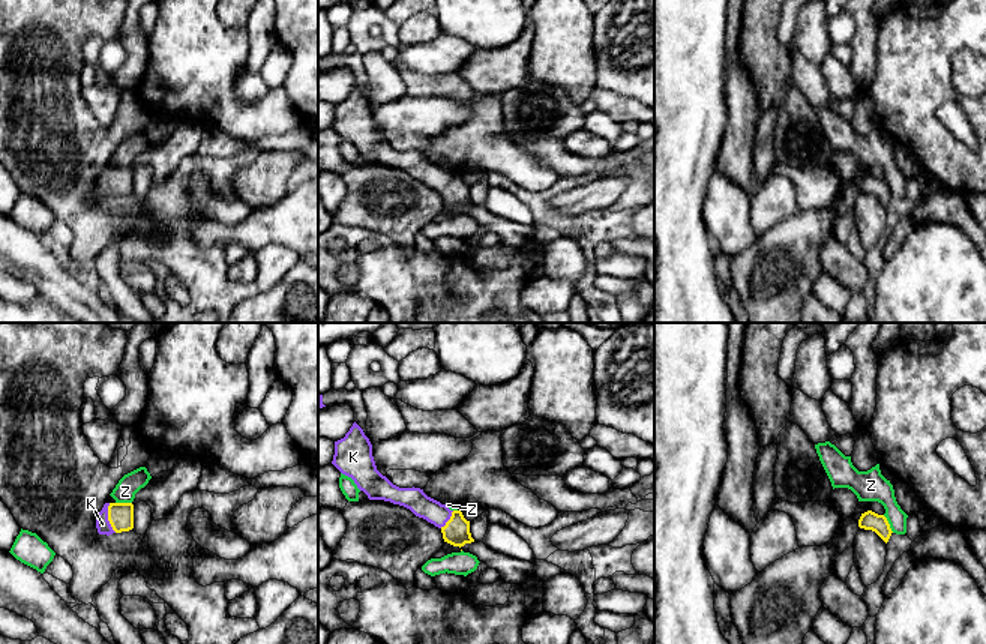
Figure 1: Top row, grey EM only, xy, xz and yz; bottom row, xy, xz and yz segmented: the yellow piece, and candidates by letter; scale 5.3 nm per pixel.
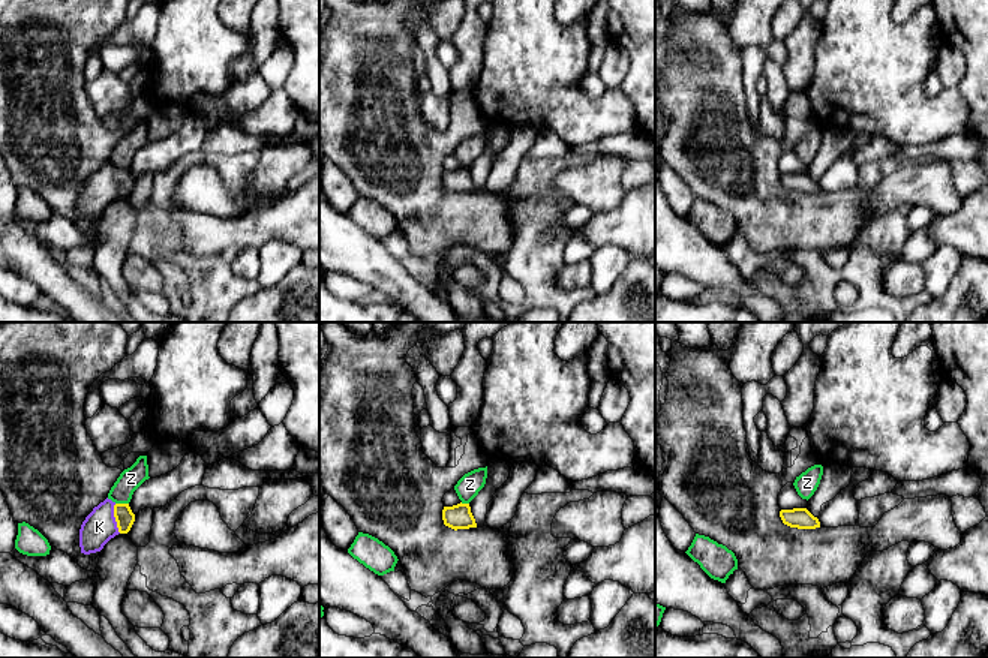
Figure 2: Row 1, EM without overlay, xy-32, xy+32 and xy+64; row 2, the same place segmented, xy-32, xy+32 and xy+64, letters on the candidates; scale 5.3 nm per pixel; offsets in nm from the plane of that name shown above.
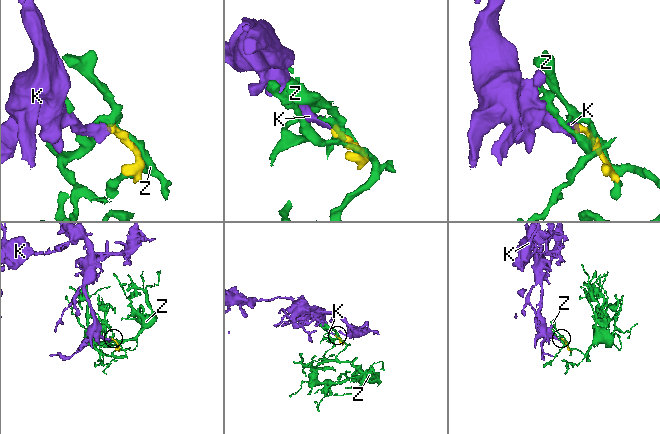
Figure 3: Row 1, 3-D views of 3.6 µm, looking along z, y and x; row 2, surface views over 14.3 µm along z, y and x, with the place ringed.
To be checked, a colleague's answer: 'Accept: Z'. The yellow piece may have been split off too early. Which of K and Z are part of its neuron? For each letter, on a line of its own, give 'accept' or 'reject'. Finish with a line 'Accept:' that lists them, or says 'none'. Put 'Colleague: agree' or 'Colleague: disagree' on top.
Colleague: disagree
K: accept
Z: reject
Accept: K

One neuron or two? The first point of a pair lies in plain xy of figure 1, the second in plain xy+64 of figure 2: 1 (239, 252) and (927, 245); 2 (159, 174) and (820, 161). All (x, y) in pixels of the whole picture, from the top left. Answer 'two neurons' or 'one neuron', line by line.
1: one neuron
2: two neurons

